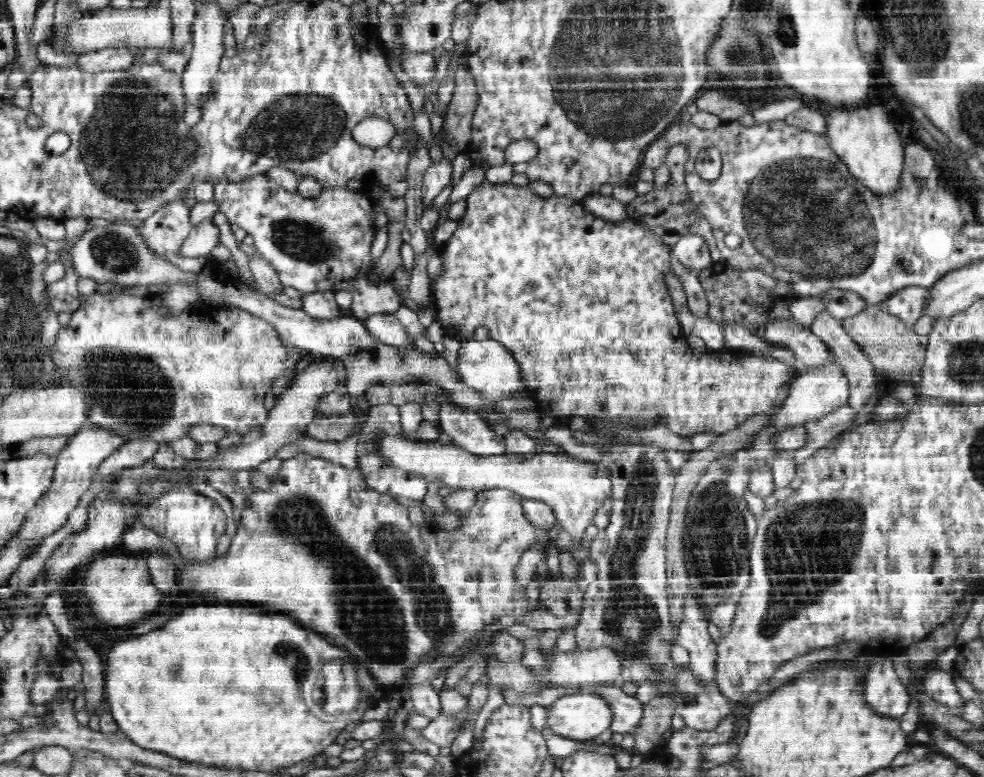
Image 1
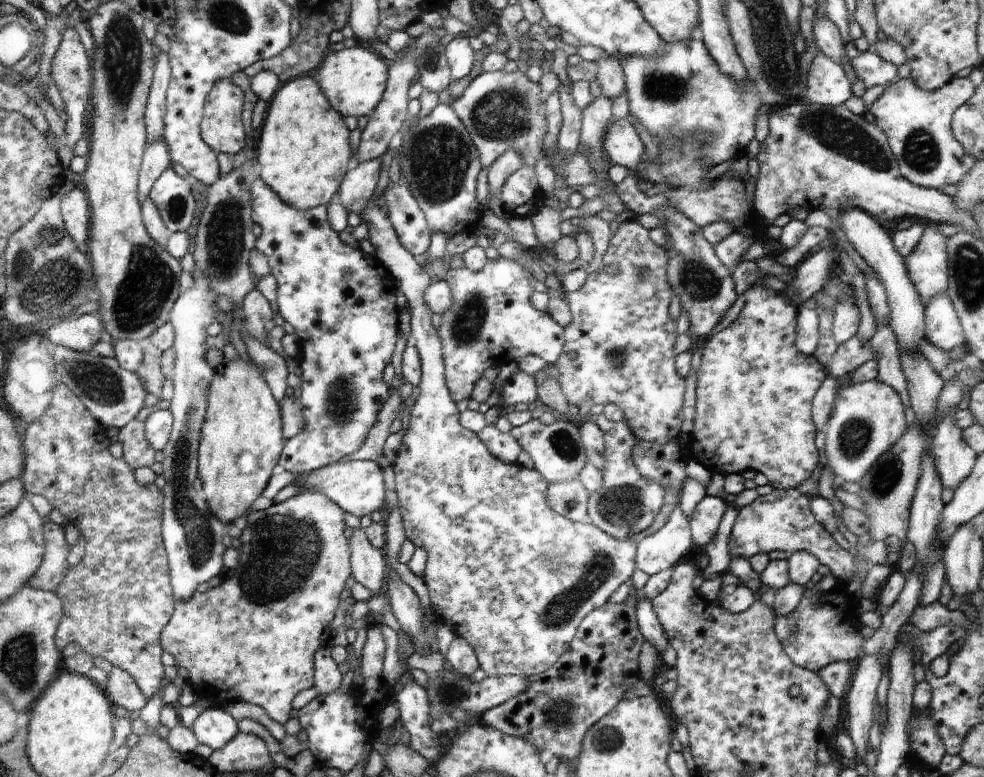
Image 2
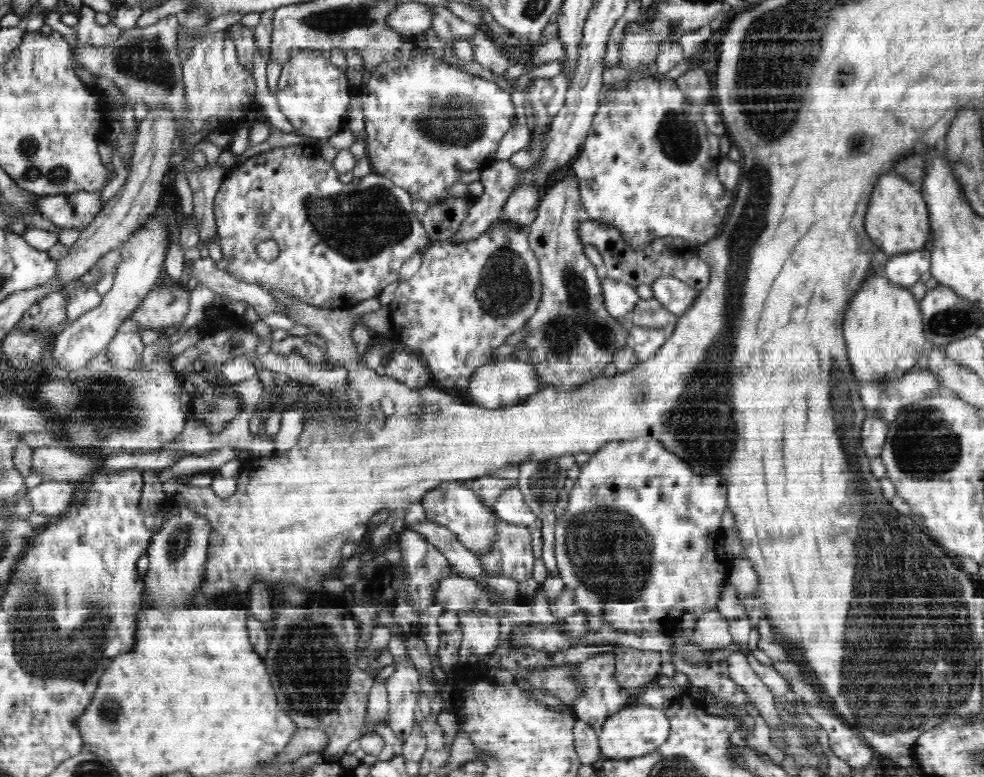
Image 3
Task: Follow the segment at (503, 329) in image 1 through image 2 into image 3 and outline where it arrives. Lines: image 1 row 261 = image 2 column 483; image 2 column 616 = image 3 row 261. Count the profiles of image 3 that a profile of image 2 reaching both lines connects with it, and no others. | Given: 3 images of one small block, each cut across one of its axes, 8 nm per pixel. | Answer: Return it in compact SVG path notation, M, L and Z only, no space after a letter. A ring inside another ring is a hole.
M567 167L560 180L549 185L538 206L536 220L526 228L530 248L538 259L542 291L538 308L528 320L526 330L530 336L526 338L526 344L532 354L531 362L536 364L539 382L554 386L558 391L576 391L596 379L604 366L613 362L615 356L627 347L630 338L630 332L626 333L616 321L617 318L608 314L603 299L602 279L584 254L584 246L579 239L579 224L585 218L578 177Z

